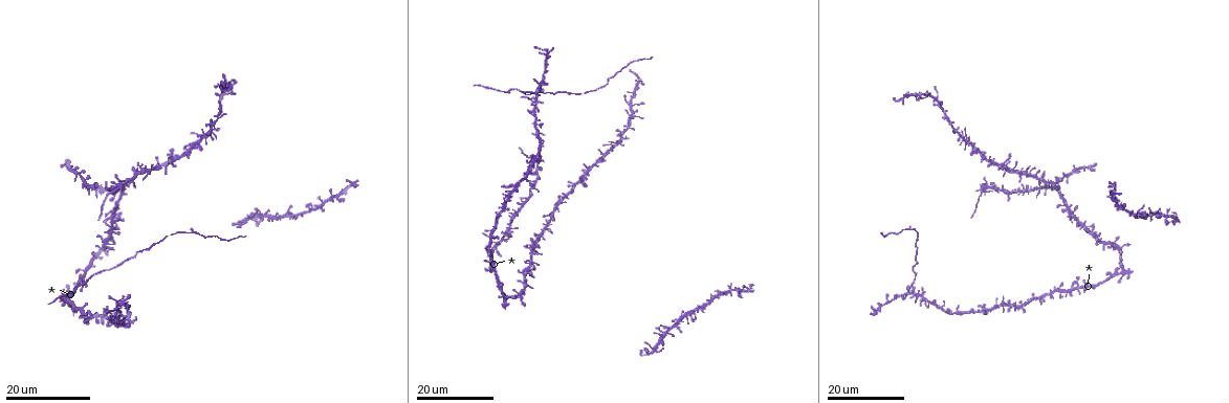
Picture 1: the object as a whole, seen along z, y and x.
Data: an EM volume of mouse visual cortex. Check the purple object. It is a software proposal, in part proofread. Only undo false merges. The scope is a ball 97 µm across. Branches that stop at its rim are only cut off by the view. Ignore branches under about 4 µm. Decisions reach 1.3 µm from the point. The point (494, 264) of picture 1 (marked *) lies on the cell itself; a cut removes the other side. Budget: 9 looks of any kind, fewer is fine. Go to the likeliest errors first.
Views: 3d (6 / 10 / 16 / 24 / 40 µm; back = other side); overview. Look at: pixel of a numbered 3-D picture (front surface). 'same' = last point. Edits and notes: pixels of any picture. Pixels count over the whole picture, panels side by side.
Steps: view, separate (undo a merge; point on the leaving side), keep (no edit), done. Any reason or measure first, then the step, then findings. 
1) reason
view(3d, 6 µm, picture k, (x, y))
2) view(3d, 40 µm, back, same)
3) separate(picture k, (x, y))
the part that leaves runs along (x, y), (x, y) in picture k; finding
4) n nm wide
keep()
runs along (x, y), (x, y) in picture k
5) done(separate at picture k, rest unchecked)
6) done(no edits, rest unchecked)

two arms in line, one across
view(3d, 24 µm, picture 1, (601, 87))

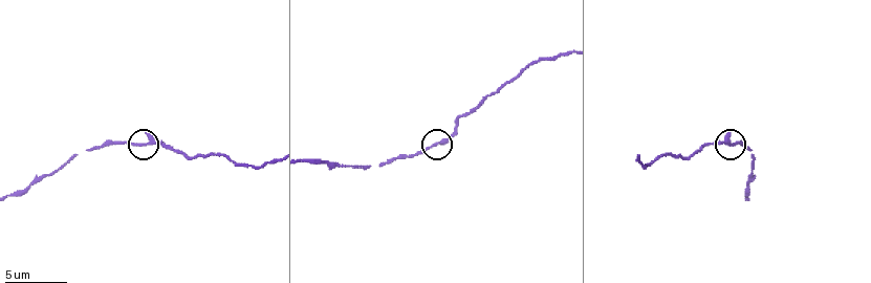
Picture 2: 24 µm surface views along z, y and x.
zoom in
view(3d, 6 µm, picture 2, (145, 143))

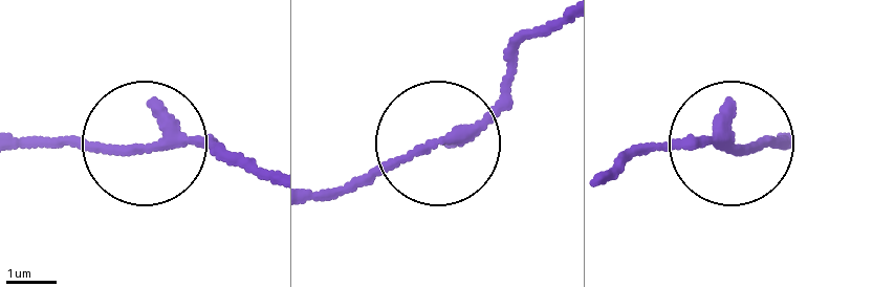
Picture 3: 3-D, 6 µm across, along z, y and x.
3 arms
keep()
all the same cell

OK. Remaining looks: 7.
looks like a crossing
view(3d, 24 µm, picture 1, (923, 293))

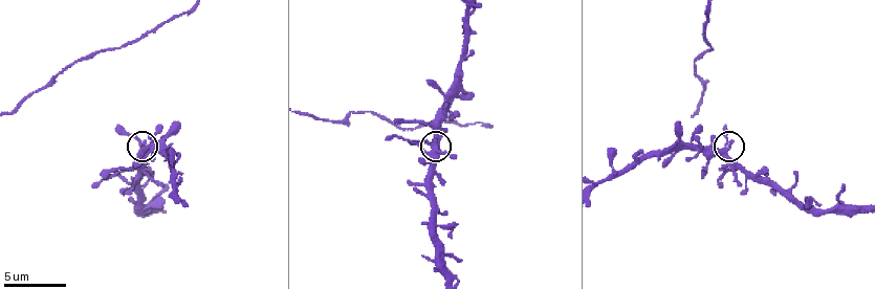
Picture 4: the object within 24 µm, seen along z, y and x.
zoom in
view(3d, 10 µm, picture 4, (719, 153))

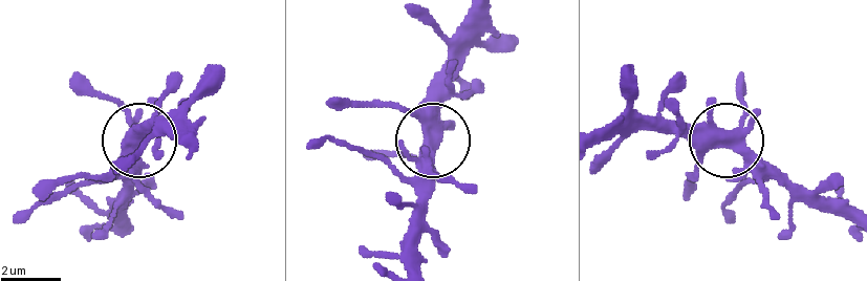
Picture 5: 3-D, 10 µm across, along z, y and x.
keep()
runs along (417, 266), (417, 160), (433, 131), (448, 43) in picture 5; all the same cell

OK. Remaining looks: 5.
four or more arms meet
view(3d, 16 µm, picture 1, (1121, 247))

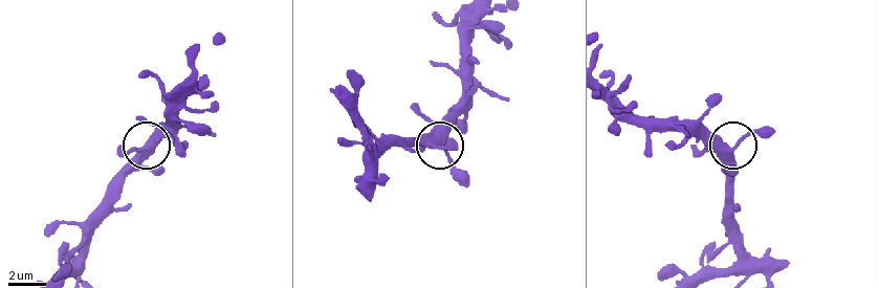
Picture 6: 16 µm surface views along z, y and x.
view(3d, 10 µm, picture 6, (444, 140))

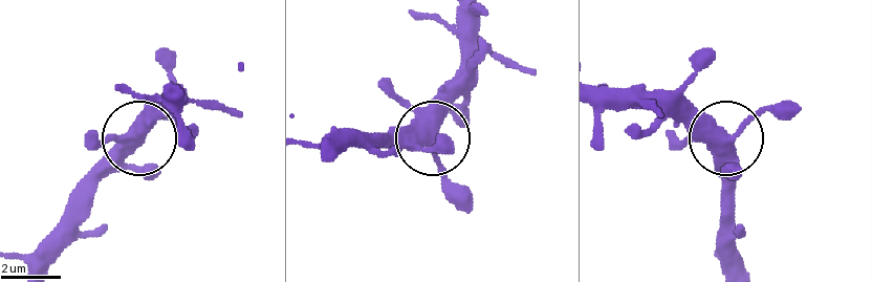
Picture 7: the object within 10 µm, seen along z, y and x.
side arm 80 µm
keep()
runs along (727, 264), (727, 144), (785, 101) in picture 7; all the same cell

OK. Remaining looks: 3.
calibre changes
view(3d, 16 µm, picture 1, (1067, 289))

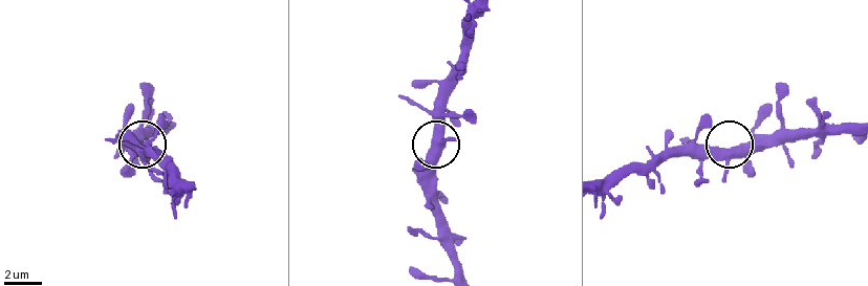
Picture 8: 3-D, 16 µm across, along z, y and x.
zoom in
view(3d, 6 µm, picture 8, (729, 151))

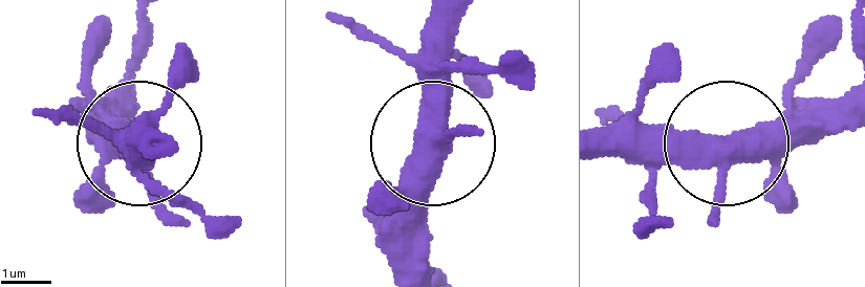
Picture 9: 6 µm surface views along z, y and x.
440 nm wide
keep()
all the same cell

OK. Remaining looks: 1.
done(no edits, rest unchecked)

